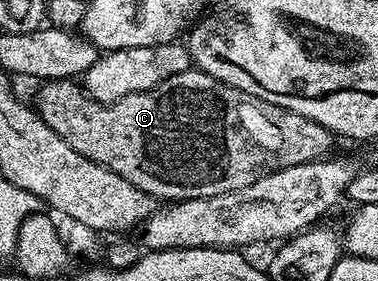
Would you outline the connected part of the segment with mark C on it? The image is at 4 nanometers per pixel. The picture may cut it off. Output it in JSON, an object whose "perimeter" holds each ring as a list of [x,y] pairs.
{"perimeter":[[[197,68],[164,80],[154,90],[129,94],[115,102],[98,102],[74,80],[46,80],[39,86],[42,87],[36,101],[38,115],[60,136],[60,140],[64,140],[64,144],[76,148],[80,156],[104,164],[104,168],[116,172],[116,176],[124,176],[128,184],[136,184],[140,192],[151,194],[155,200],[166,204],[248,188],[248,184],[256,184],[256,180],[277,170],[317,162],[336,142],[335,135],[316,124],[316,120],[268,104],[268,100],[260,100],[260,96],[240,92],[240,88],[232,88]]]}

